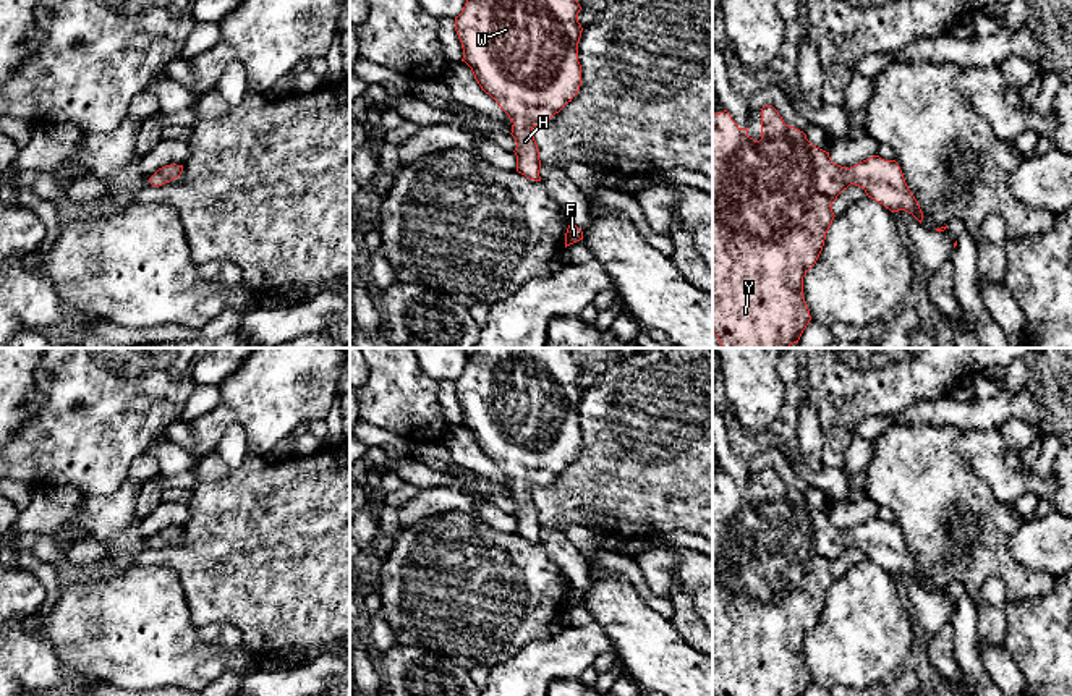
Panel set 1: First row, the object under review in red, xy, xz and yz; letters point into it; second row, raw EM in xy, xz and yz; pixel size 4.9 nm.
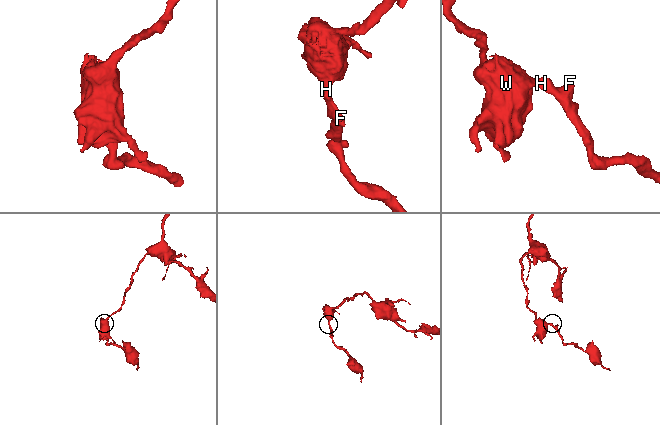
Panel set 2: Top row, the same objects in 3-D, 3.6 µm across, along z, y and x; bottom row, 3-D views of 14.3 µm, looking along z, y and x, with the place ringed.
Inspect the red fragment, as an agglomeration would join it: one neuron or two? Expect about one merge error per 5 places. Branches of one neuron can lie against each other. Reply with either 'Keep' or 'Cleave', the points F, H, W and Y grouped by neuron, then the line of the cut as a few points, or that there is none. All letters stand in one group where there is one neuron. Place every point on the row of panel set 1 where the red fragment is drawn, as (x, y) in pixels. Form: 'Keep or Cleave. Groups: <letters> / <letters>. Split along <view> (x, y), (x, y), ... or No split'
Keep. Groups: F H W Y. No split

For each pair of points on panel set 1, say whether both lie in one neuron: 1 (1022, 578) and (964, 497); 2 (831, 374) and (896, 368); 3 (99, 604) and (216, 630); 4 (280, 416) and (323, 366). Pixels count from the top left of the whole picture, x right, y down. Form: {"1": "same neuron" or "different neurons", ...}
{"1": "same neuron", "2": "same neuron", "3": "different neurons", "4": "same neuron"}

